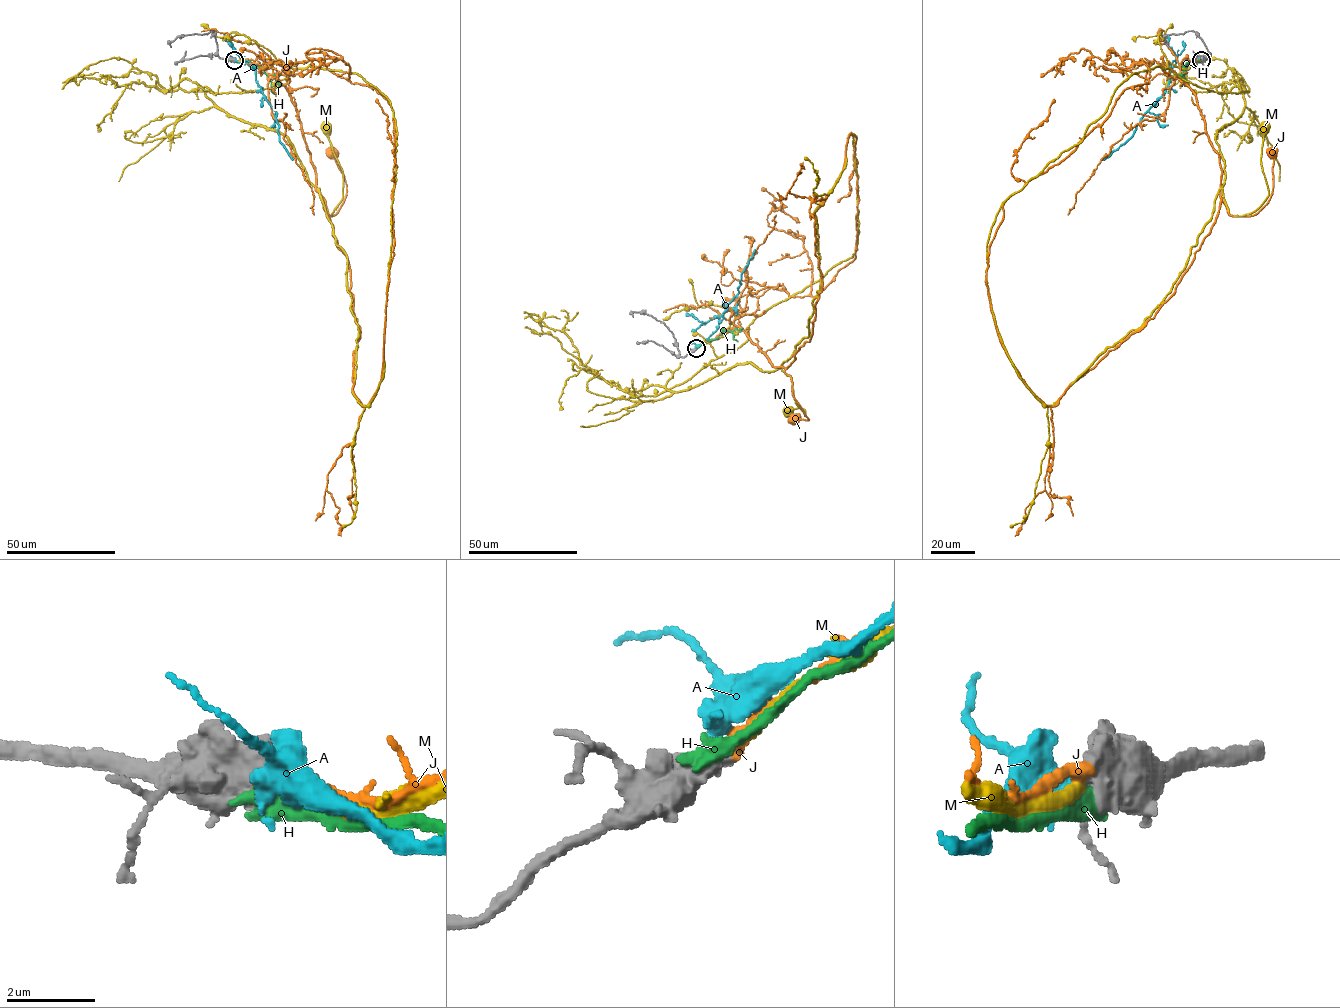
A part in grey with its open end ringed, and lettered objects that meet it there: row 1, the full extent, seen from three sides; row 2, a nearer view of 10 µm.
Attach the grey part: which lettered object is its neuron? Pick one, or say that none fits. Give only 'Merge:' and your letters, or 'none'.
Merge: M

